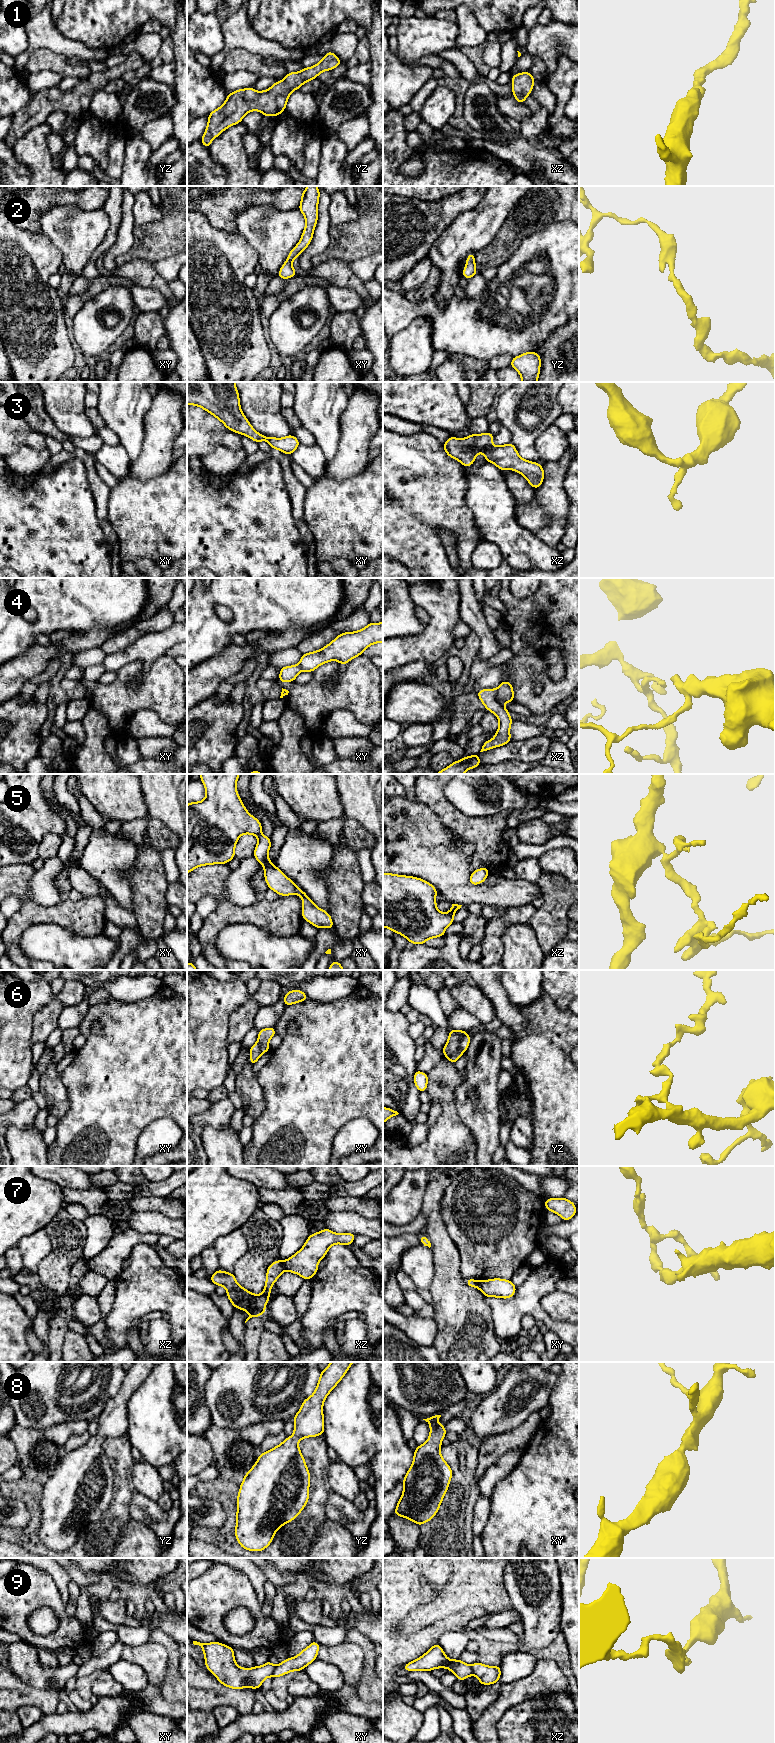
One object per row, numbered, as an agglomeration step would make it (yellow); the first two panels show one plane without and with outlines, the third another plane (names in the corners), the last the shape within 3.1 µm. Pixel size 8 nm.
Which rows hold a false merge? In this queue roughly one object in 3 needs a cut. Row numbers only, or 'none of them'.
4, 5, 6, 7, 9

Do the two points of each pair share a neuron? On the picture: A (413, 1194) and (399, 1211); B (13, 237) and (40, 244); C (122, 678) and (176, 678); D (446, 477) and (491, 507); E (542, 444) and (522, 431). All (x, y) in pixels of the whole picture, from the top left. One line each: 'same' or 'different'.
A: same
B: same
C: same
D: different
E: different

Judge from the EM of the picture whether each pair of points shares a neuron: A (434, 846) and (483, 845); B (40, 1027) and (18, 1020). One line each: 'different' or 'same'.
A: different
B: different

